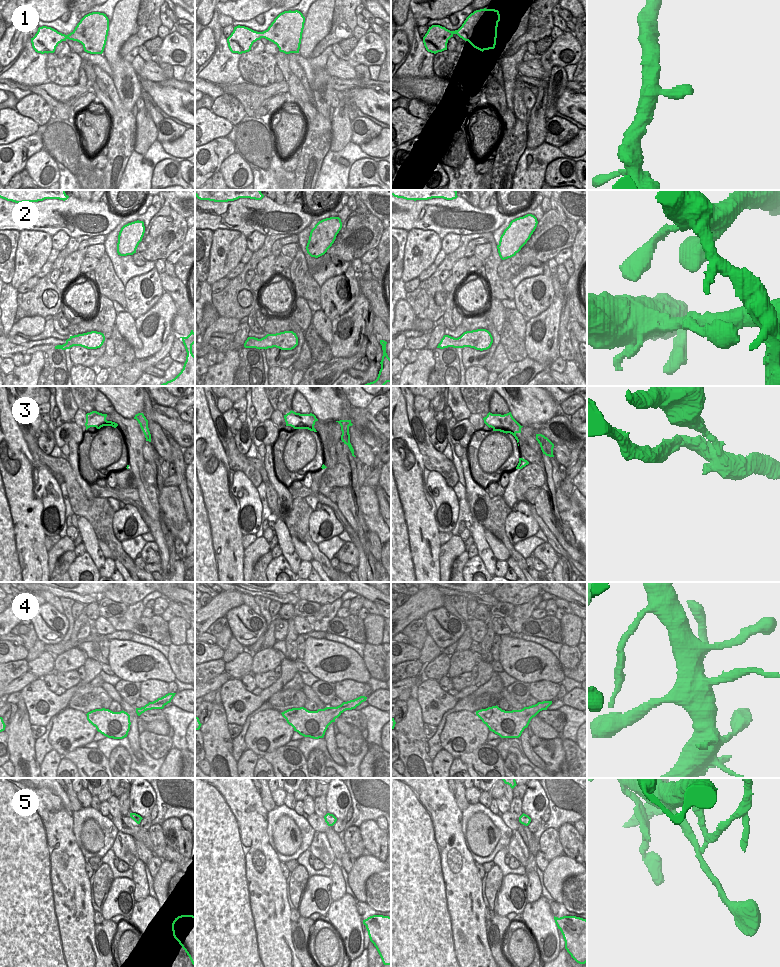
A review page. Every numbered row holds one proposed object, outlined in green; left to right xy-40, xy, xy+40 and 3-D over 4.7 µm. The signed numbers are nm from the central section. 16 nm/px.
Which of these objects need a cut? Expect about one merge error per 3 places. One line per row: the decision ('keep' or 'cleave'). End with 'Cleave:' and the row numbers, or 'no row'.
1: keep
2: keep
3: cleave
4: cleave
5: cleave
Cleave: 3, 4, 5

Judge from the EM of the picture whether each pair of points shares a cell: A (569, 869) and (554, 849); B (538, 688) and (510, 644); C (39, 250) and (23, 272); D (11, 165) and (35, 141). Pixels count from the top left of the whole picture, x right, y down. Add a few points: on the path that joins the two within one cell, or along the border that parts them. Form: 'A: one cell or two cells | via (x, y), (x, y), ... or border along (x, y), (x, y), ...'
A: two cells | border along (563, 853), (550, 861)
B: two cells | border along (557, 682), (538, 680), (530, 683)
C: one cell | via (38, 256), (37, 261), (29, 266)
D: one cell | via (13, 158), (23, 148), (28, 146)

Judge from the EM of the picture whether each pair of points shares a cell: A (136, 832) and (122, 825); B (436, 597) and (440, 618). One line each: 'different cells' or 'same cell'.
A: same cell
B: different cells

